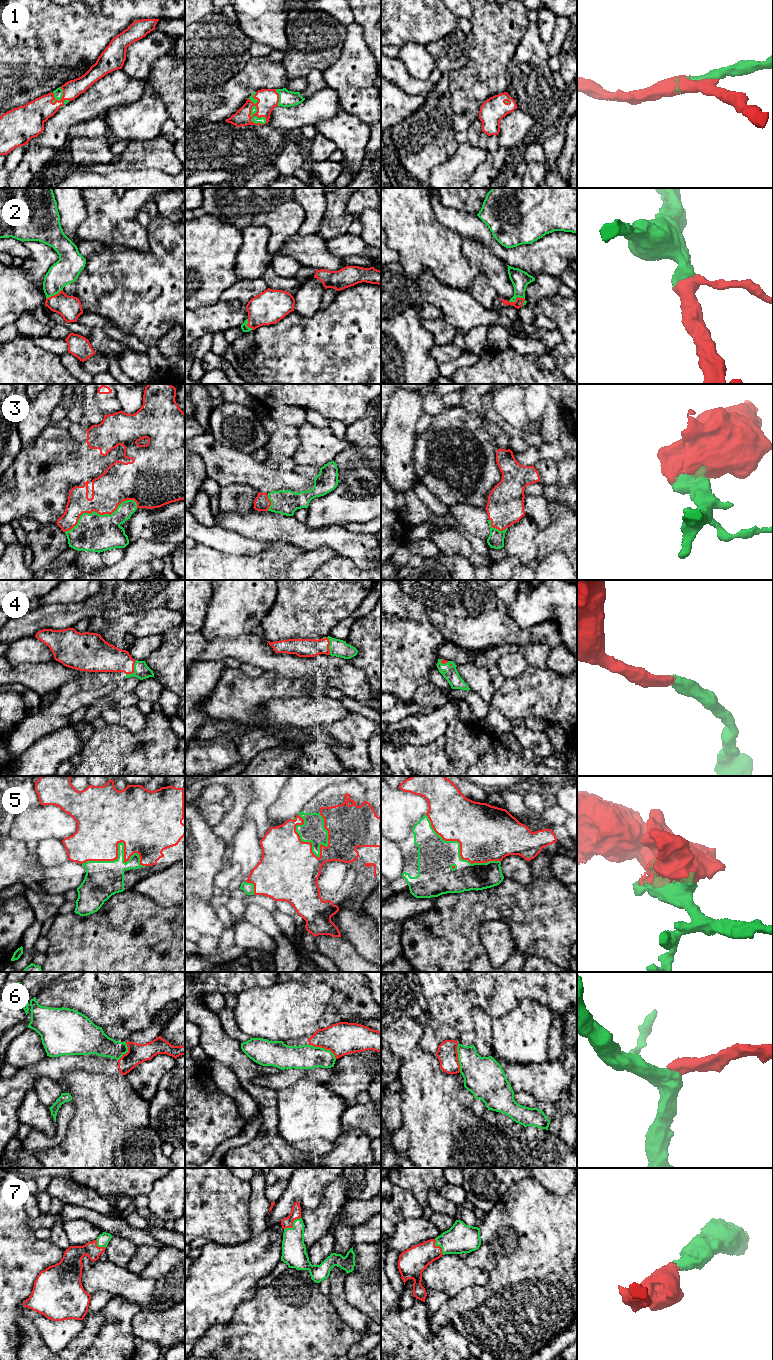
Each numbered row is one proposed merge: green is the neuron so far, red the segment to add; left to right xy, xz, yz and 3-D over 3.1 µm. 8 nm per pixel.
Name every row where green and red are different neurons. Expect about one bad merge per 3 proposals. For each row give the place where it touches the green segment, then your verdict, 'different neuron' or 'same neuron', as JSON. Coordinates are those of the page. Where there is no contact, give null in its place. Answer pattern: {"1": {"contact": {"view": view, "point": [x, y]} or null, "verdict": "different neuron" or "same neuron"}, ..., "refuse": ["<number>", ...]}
{"1": {"contact": {"view": "xz", "point": [256, 111]}, "verdict": "same neuron"}, "2": {"contact": {"view": "yz", "point": [516, 297]}, "verdict": "same neuron"}, "3": {"contact": {"view": "xy", "point": [99, 514]}, "verdict": "same neuron"}, "4": {"contact": {"view": "xz", "point": [329, 645]}, "verdict": "same neuron"}, "5": {"contact": {"view": "xz", "point": [300, 837]}, "verdict": "same neuron"}, "6": {"contact": {"view": "xz", "point": [323, 1048]}, "verdict": "different neuron"}, "7": {"contact": {"view": "xz", "point": [293, 1225]}, "verdict": "same neuron"}, "refuse": ["6"]}

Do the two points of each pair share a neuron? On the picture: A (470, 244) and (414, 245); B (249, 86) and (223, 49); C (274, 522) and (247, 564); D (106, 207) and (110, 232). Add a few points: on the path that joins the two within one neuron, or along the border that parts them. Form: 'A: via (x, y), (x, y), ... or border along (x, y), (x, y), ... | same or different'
A: border along (462, 239), (462, 252), (475, 264) | different
B: border along (252, 57), (235, 74), (223, 83), (218, 84) | different
C: border along (288, 541), (273, 540), (271, 542) | different
D: via (106, 213), (106, 224), (108, 226) | same

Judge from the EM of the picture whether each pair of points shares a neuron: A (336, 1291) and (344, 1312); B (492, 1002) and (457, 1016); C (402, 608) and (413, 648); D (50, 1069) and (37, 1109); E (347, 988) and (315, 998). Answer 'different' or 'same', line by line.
A: same
B: same
C: different
D: different
E: different

